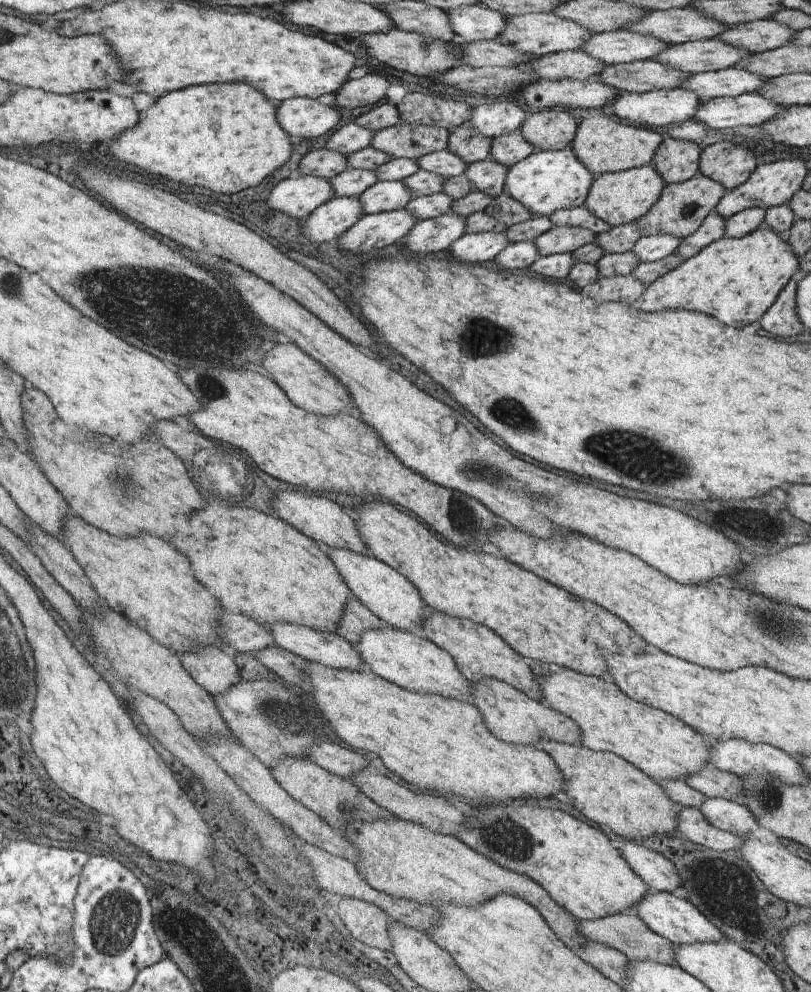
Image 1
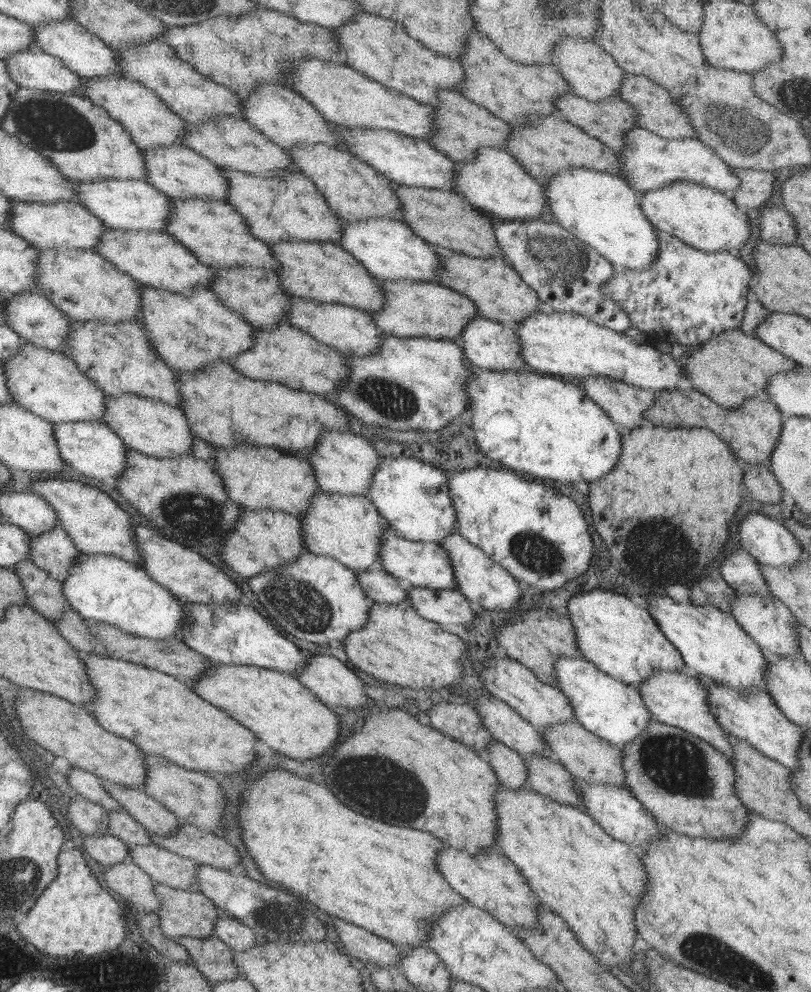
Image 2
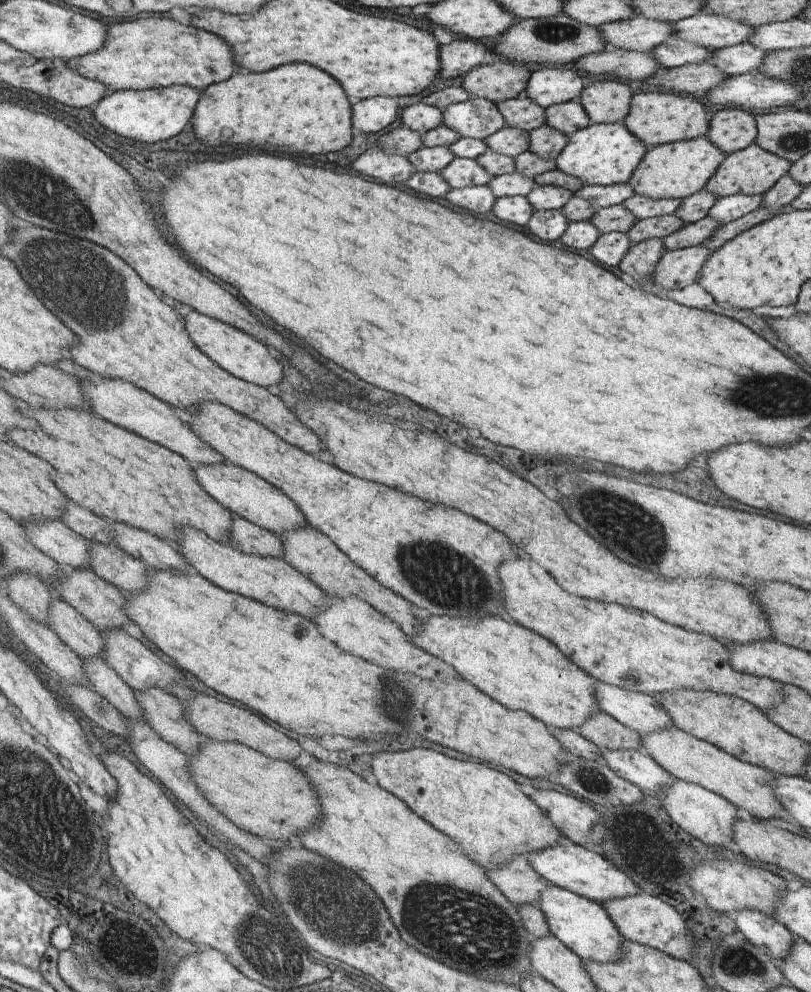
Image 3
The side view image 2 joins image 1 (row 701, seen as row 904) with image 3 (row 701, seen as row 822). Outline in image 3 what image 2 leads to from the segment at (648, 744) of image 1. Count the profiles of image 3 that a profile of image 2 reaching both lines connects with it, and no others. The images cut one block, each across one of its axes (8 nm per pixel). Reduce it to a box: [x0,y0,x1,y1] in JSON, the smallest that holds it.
[411,615,600,730]

